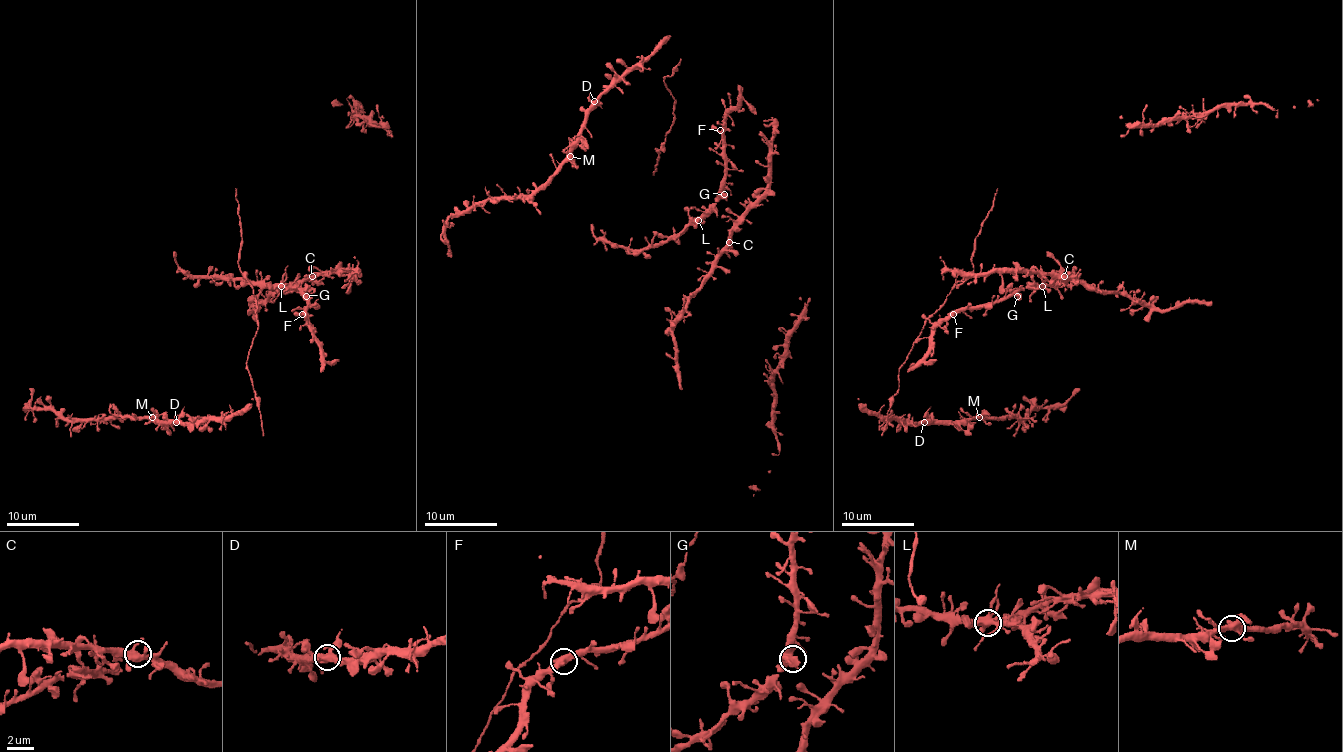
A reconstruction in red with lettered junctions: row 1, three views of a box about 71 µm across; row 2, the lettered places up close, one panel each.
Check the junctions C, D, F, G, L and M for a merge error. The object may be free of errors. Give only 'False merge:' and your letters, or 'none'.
False merge: none

